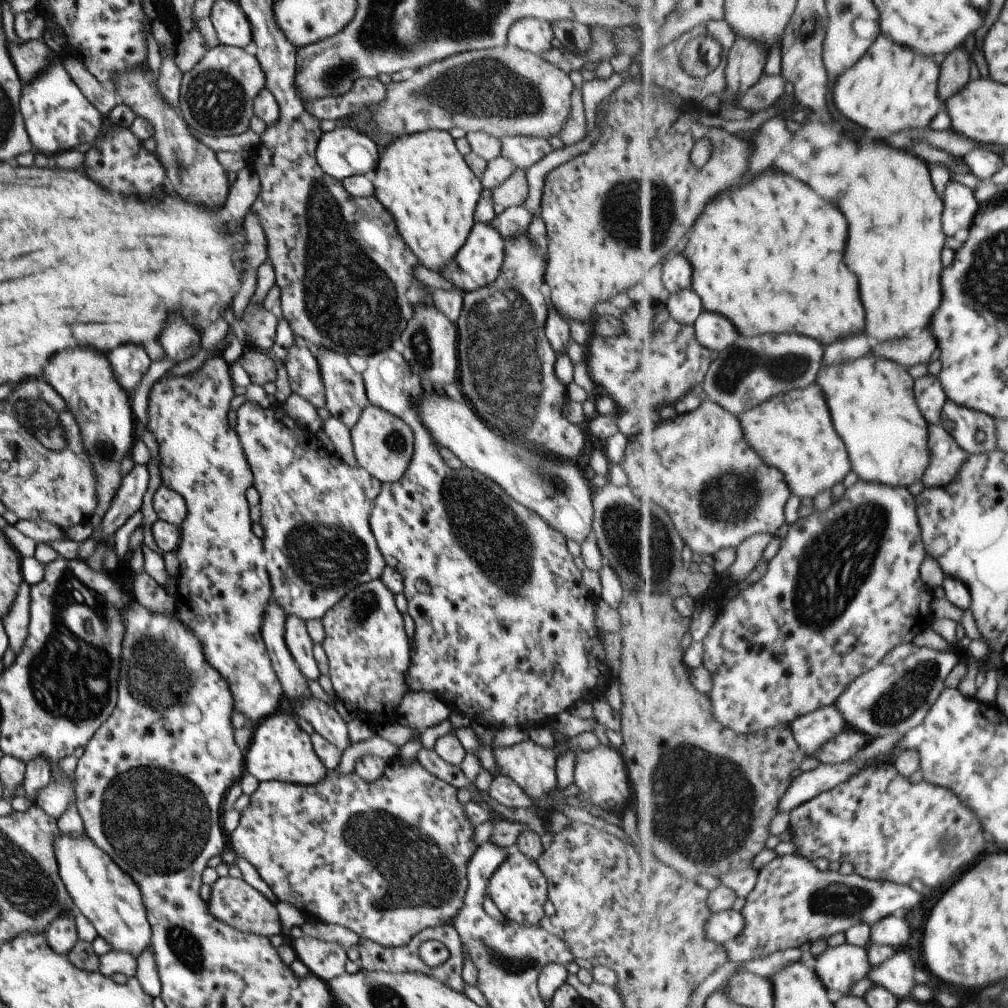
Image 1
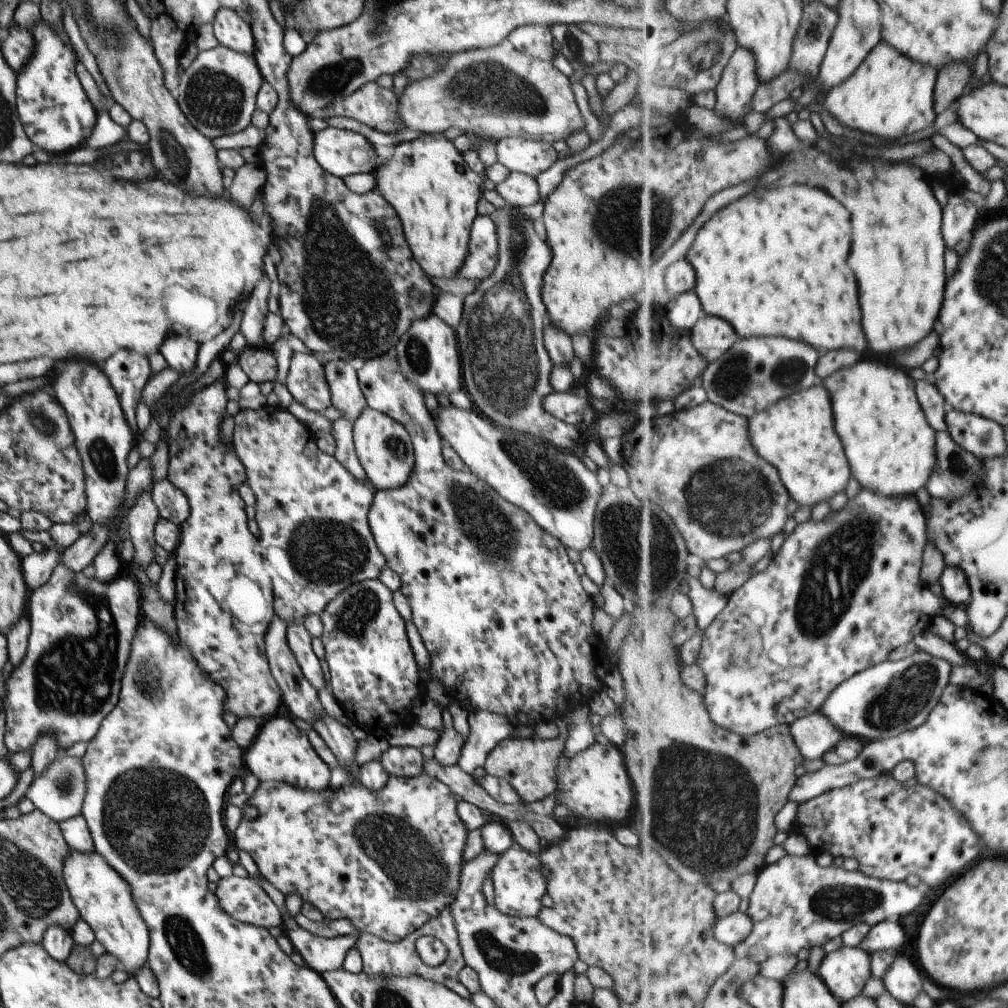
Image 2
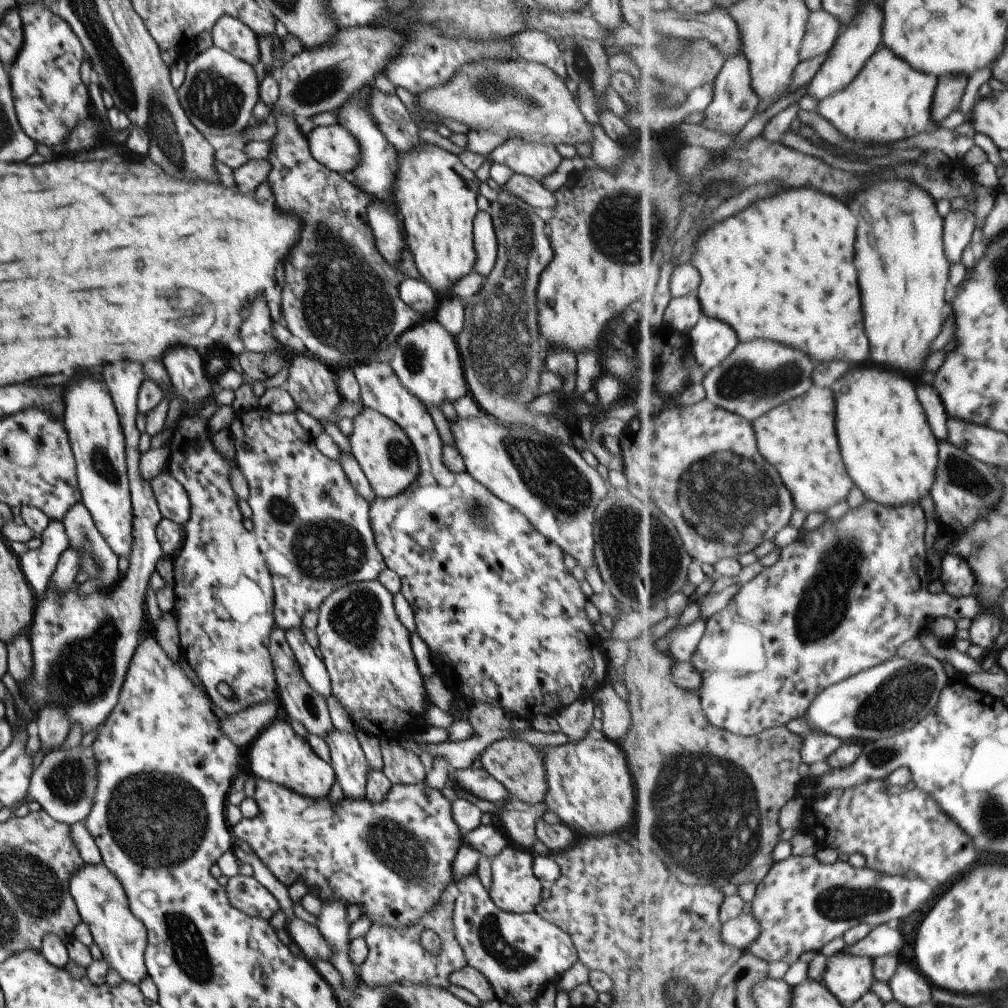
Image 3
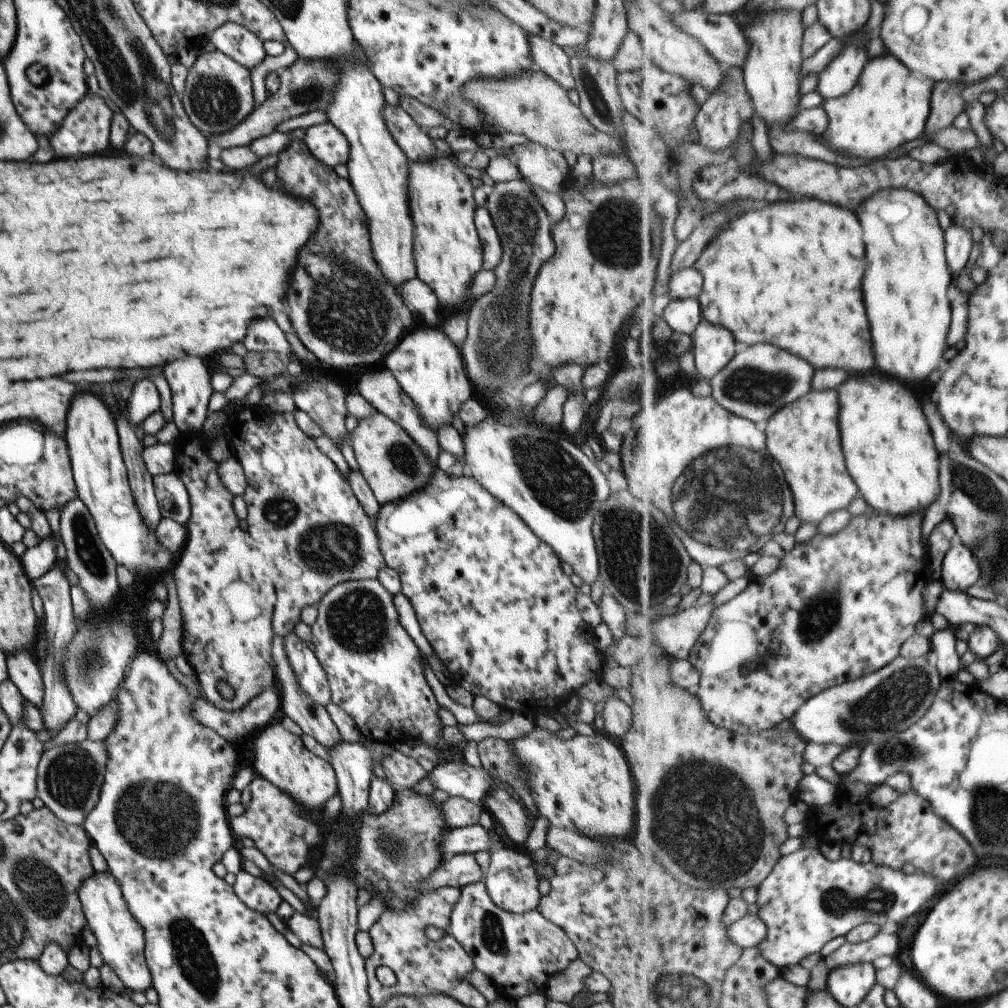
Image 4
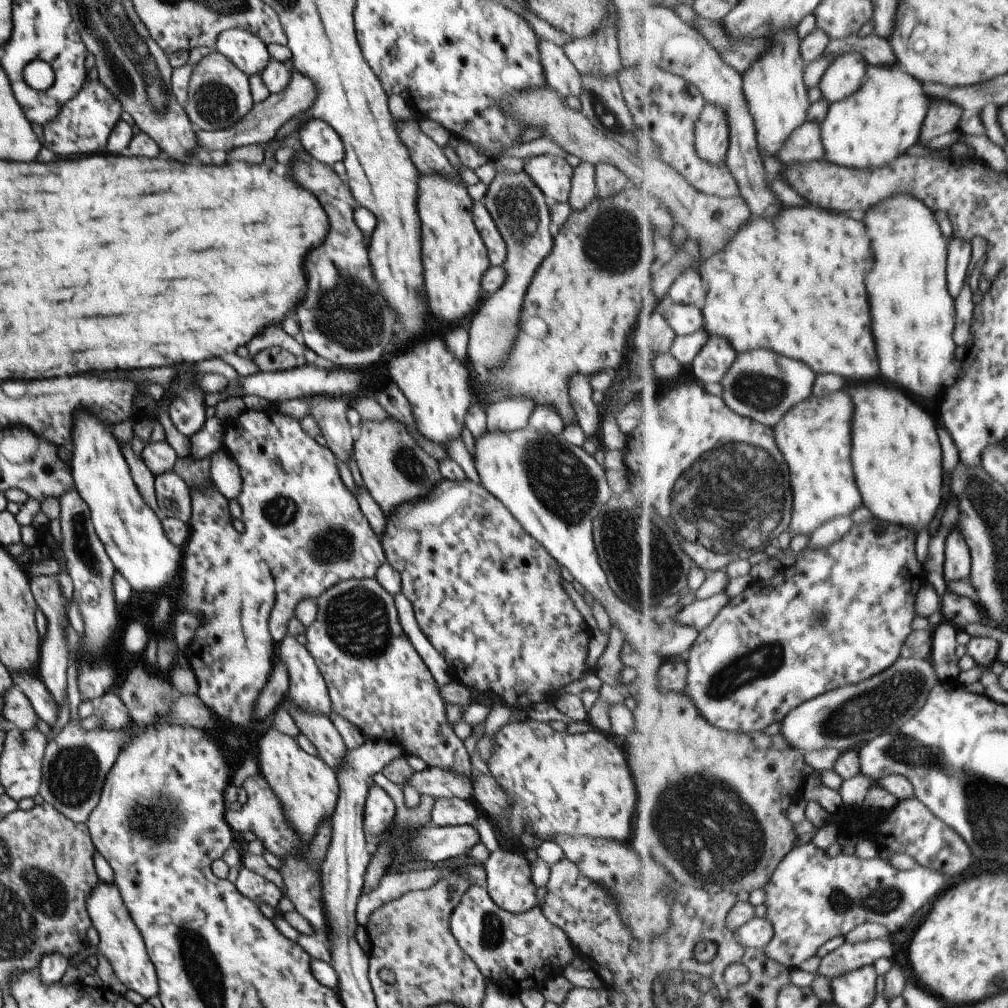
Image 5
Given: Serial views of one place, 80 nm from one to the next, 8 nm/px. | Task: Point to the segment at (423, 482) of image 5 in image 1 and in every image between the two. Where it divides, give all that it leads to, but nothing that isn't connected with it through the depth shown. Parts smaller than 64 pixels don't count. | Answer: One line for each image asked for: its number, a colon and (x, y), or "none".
1: (382, 444)
2: (382, 446)
3: (383, 451)
4: (393, 466)

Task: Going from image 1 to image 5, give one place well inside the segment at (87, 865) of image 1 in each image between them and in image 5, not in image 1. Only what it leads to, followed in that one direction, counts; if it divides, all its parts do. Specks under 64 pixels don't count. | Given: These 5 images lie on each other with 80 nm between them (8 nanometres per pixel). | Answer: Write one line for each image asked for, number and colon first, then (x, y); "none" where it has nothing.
2: (102, 898)
3: (100, 900)
4: (119, 938)
5: (120, 942)

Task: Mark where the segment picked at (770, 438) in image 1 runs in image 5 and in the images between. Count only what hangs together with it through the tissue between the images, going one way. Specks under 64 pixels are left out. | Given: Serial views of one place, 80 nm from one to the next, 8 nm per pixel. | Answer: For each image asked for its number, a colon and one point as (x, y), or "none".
2: (798, 435)
3: (800, 436)
4: (805, 438)
5: (815, 436)

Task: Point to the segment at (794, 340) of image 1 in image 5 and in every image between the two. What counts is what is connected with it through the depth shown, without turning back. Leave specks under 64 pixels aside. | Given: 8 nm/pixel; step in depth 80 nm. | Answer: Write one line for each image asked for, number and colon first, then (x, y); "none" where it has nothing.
2: (756, 373)
3: (760, 375)
4: (760, 380)
5: (763, 385)

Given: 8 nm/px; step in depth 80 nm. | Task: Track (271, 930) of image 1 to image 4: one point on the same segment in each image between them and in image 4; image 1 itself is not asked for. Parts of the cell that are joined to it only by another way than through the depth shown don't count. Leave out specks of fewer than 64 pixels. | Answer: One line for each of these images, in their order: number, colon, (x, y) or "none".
2: (239, 897)
3: (244, 893)
4: (254, 892)

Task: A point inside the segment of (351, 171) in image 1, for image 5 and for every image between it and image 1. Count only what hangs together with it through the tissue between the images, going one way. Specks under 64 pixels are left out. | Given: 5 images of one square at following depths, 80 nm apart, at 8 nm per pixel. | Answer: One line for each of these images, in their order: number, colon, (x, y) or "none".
2: (340, 152)
3: (333, 147)
4: (326, 143)
5: (320, 140)

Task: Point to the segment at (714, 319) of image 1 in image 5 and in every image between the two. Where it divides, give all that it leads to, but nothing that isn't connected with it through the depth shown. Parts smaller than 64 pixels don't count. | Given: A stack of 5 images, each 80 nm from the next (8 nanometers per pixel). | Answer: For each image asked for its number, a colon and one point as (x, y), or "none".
2: (713, 336)
3: (713, 340)
4: (715, 346)
5: (714, 360)

